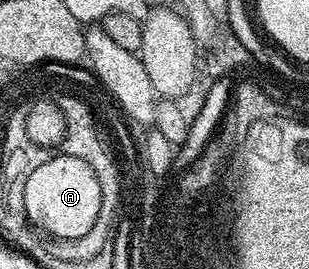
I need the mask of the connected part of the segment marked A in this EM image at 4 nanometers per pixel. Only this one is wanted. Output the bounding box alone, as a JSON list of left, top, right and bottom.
[24,154,101,238]

